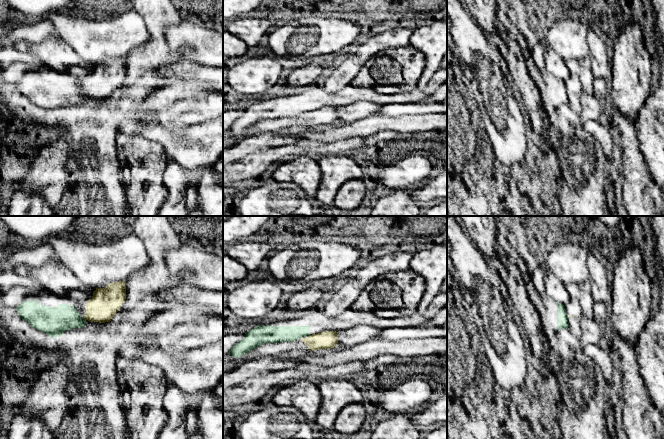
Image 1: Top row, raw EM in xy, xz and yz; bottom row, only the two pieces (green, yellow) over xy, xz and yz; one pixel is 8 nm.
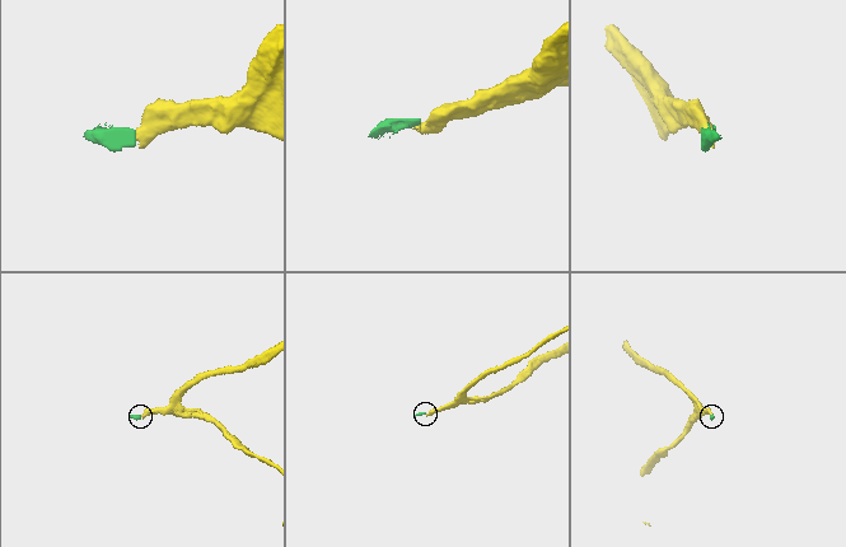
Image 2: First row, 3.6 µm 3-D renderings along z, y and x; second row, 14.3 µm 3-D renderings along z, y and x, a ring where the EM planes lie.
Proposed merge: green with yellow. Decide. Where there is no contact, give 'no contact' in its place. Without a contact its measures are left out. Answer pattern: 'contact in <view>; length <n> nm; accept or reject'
contact in xy; length 40 nm; reject

